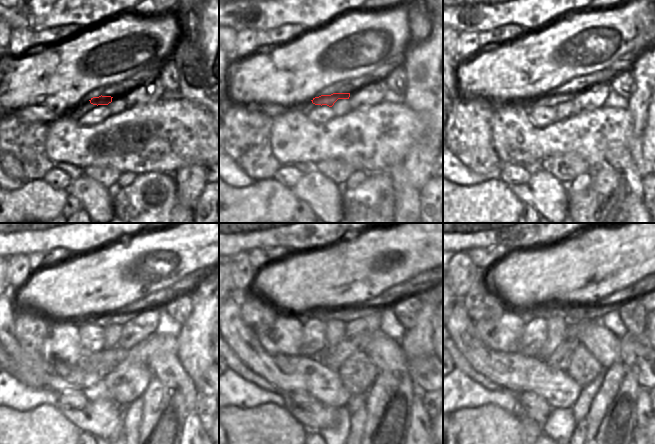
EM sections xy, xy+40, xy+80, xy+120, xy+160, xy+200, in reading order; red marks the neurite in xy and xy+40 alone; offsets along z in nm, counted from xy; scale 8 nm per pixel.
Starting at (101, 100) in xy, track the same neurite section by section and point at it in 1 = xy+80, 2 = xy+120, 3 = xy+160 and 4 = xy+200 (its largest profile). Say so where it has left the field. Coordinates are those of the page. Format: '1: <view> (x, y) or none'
1: xy+80 (552, 99)
2: xy+120 (119, 317)
3: xy+160 (347, 314)
4: xy+200 (597, 311)

